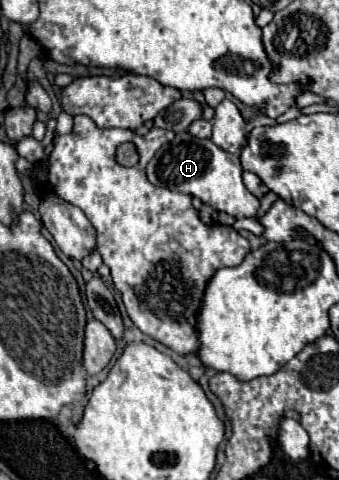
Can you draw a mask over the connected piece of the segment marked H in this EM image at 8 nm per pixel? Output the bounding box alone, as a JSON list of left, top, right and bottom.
[147,133,259,219]

